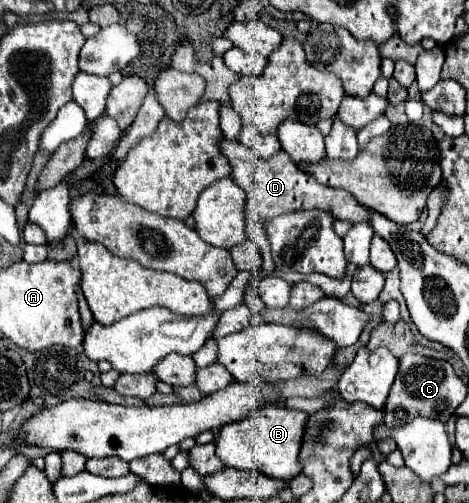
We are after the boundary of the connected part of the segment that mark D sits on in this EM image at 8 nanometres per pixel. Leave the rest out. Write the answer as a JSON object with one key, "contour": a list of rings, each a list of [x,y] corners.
{"contour":[[[222,136],[220,140],[220,150],[232,166],[232,172],[230,172],[232,180],[238,182],[238,186],[246,192],[246,204],[244,204],[246,216],[252,214],[252,218],[258,220],[262,226],[268,224],[274,216],[294,212],[294,210],[314,210],[314,208],[326,210],[338,220],[348,220],[354,224],[370,222],[370,210],[362,206],[350,192],[342,188],[324,186],[314,176],[298,170],[298,166],[294,166],[294,162],[284,150],[264,160],[258,154],[254,154],[254,150],[244,146],[240,140],[234,142],[234,140],[228,140],[226,136]]]}

